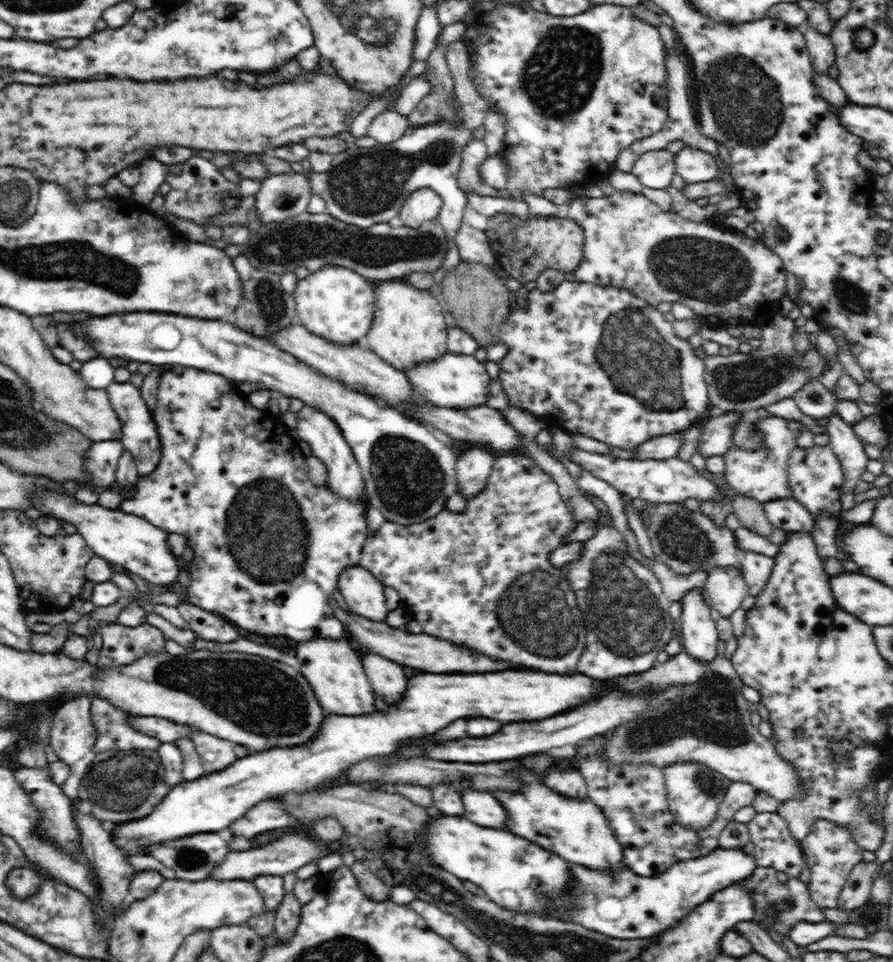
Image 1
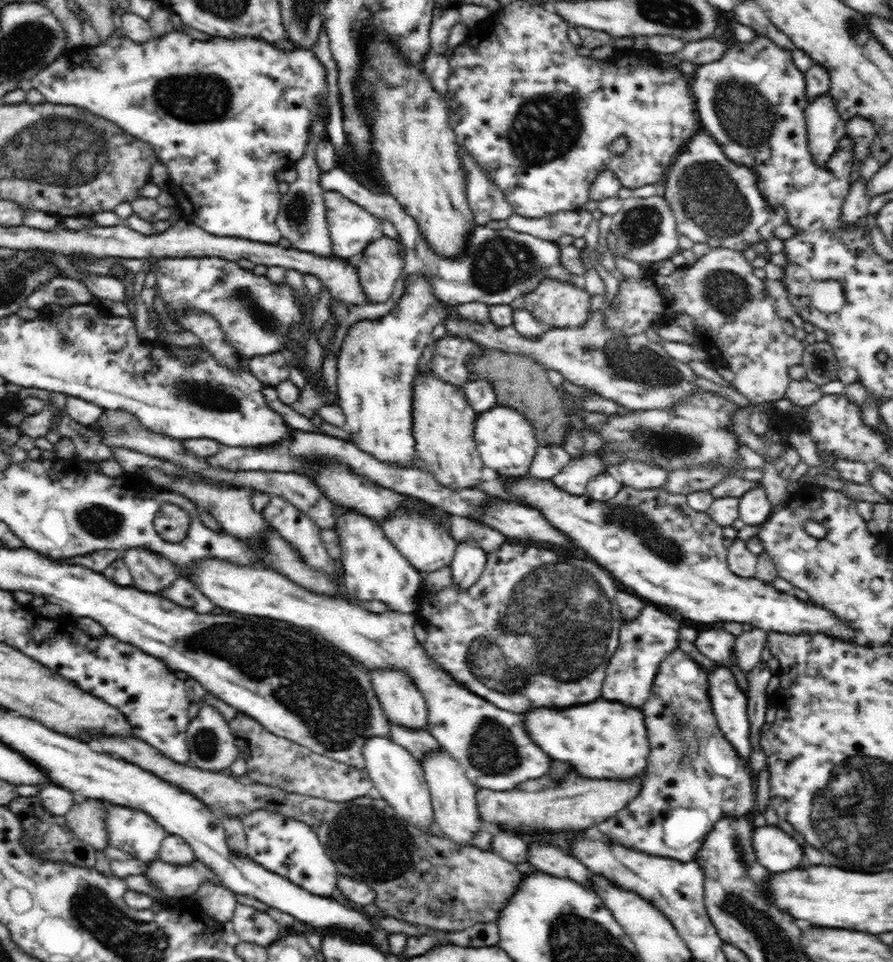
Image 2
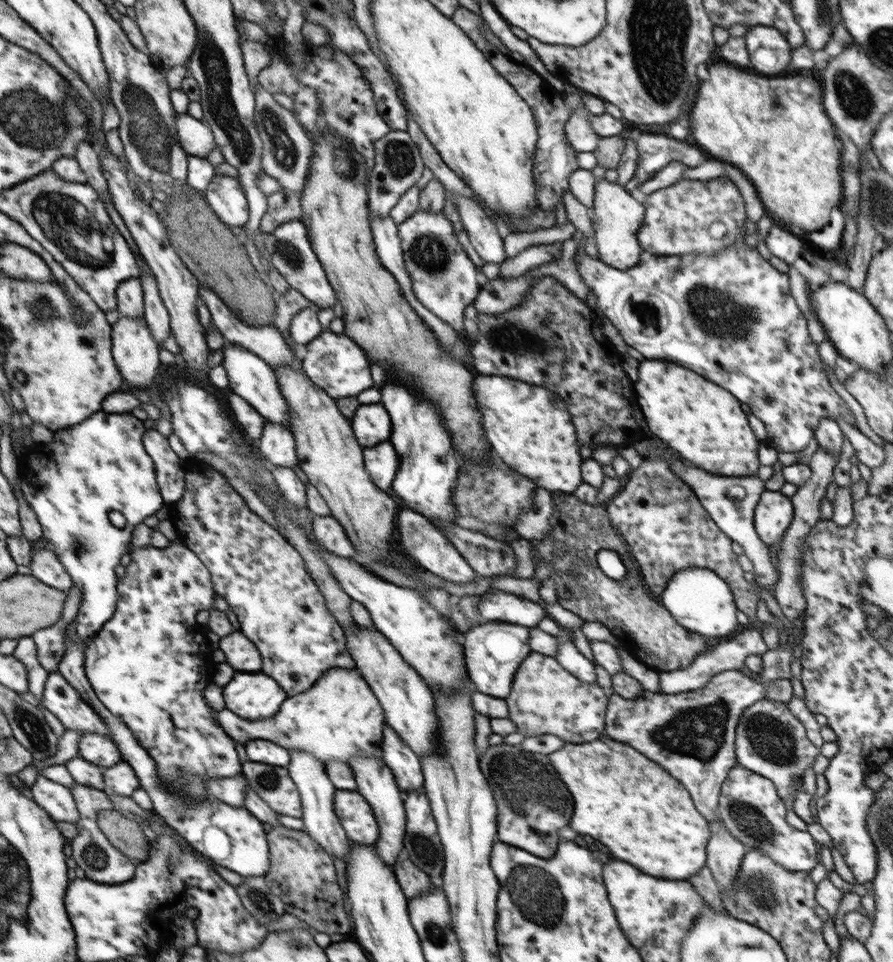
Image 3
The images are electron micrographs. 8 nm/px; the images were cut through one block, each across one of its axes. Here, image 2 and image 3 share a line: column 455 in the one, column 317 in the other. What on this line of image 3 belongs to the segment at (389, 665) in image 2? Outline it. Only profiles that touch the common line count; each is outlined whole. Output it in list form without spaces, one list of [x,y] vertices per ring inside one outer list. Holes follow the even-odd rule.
[[[332,668],[322,673],[320,679],[308,690],[298,696],[288,698],[278,716],[270,720],[242,720],[230,710],[218,712],[228,736],[242,745],[256,740],[268,740],[285,750],[304,750],[326,763],[340,760],[350,764],[350,758],[374,756],[382,760],[382,727],[385,724],[385,713],[379,701],[363,680],[356,668]]]

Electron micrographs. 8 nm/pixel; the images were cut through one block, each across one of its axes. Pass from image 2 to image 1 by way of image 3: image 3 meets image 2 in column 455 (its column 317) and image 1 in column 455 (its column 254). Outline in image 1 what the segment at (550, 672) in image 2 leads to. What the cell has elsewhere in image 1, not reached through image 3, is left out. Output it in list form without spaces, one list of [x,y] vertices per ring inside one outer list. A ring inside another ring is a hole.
[[[524,451],[500,453],[495,457],[492,472],[484,488],[476,496],[470,496],[466,500],[465,509],[462,512],[452,512],[451,509],[444,508],[436,516],[421,521],[420,524],[396,524],[391,520],[385,520],[376,532],[369,532],[366,536],[360,552],[359,564],[368,569],[385,587],[396,589],[406,614],[421,626],[421,631],[424,633],[438,636],[442,640],[452,640],[452,644],[468,644],[468,648],[476,648],[476,652],[484,652],[484,656],[496,656],[496,660],[512,660],[512,664],[528,664],[528,668],[536,668],[542,672],[575,674],[580,652],[584,652],[584,644],[586,644],[584,621],[582,612],[577,606],[576,595],[571,592],[568,579],[564,578],[564,571],[552,566],[550,554],[558,546],[563,545],[564,536],[570,534],[577,523],[571,509],[562,501],[554,479],[544,473],[532,457]]]

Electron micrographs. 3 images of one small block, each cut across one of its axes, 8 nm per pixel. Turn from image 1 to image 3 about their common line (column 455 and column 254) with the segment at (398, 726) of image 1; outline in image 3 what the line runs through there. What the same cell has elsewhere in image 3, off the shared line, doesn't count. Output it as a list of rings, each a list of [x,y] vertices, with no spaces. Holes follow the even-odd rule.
[[[236,672],[232,682],[224,686],[224,700],[225,706],[240,718],[263,720],[272,718],[280,710],[286,692],[266,674]]]

